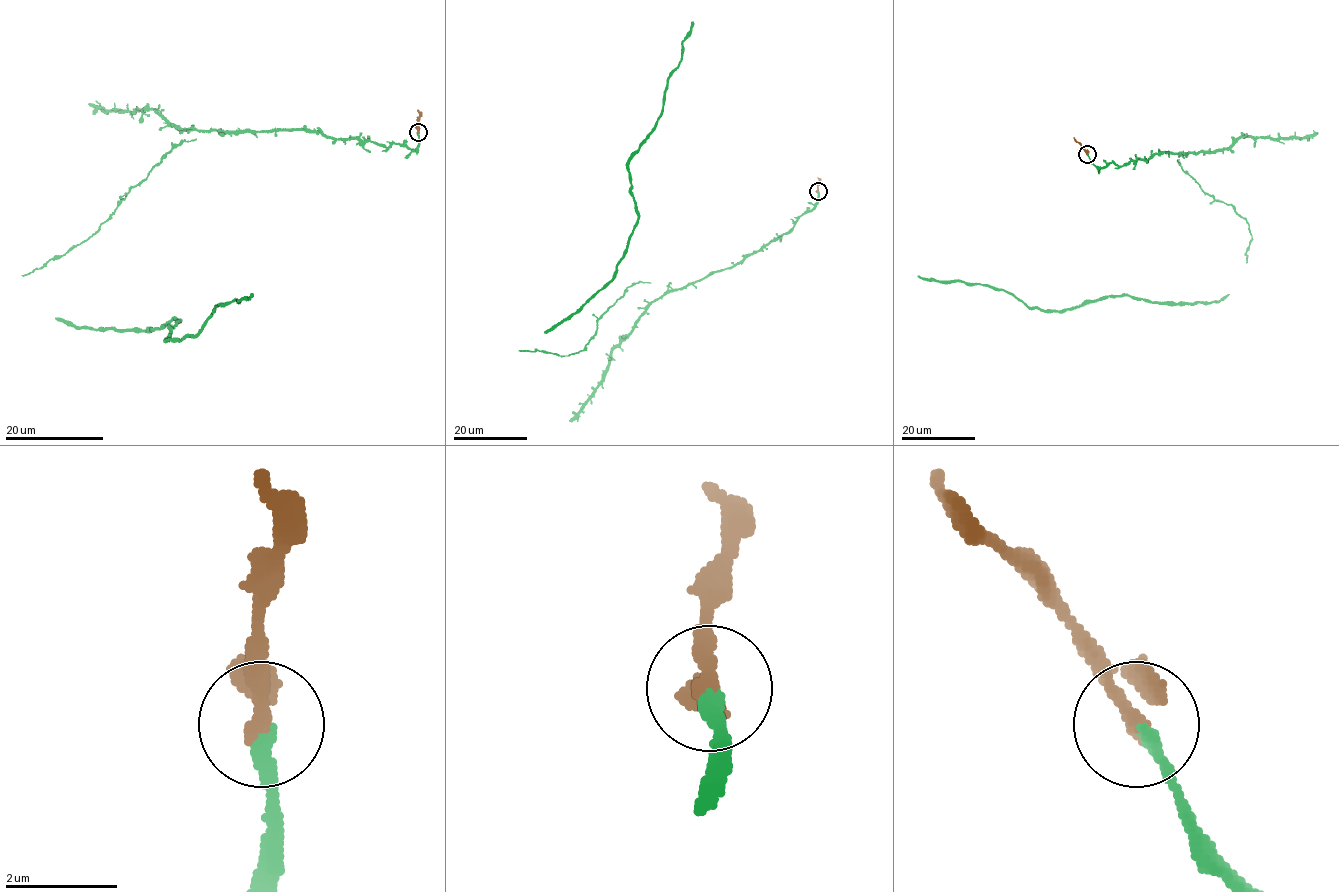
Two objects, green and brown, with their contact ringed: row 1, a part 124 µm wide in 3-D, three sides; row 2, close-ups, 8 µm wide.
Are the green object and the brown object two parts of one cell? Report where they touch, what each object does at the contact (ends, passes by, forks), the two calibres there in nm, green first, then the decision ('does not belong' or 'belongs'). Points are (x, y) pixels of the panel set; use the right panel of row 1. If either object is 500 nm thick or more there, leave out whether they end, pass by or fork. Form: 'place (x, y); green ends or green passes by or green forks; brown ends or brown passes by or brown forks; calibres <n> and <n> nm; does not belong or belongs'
place (1087, 154); green ends; brown passes by; calibres 260 and 190 nm; belongs

